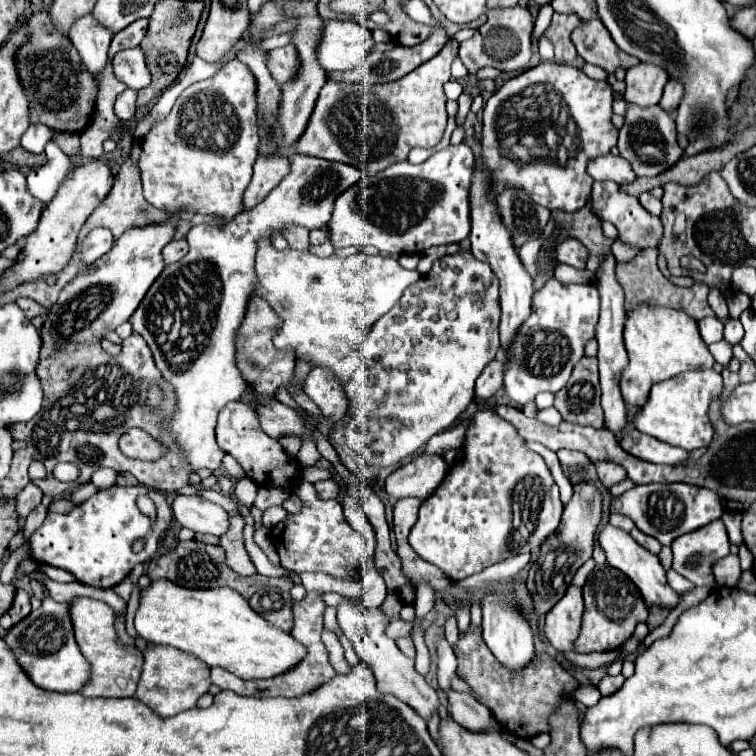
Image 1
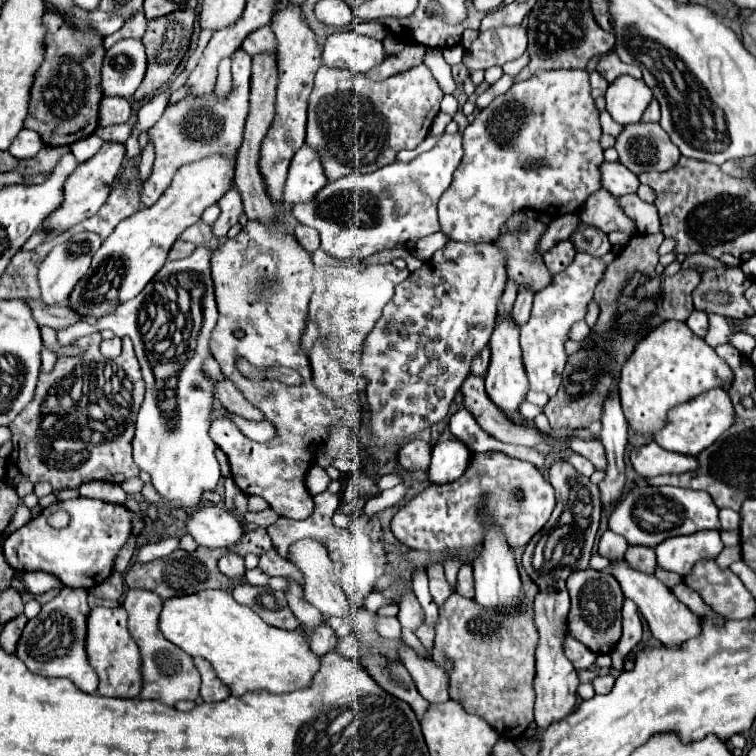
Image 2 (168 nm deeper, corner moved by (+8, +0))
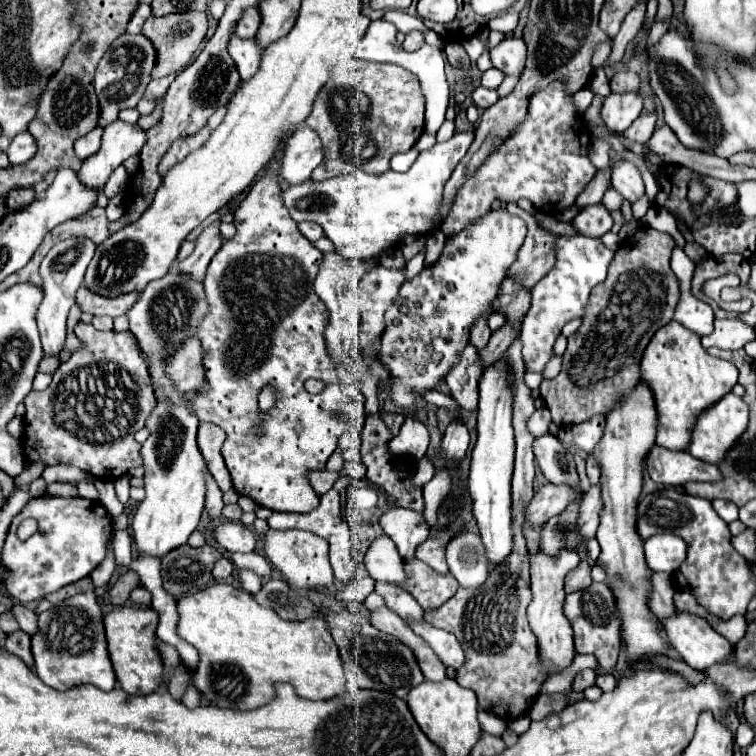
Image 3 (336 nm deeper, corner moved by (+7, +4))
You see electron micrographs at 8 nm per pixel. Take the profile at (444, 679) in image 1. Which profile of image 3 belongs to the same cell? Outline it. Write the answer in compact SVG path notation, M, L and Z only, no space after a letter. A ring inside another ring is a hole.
M393 508L383 514L379 522L383 532L395 542L403 560L413 560L417 546L429 536L429 526L423 514L405 508Z

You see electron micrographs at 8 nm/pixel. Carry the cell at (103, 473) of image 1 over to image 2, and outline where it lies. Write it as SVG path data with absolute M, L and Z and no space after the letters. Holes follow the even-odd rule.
M86 482L84 486L80 486L80 496L98 498L98 500L104 500L110 504L126 502L126 492L120 486L108 484L108 482Z

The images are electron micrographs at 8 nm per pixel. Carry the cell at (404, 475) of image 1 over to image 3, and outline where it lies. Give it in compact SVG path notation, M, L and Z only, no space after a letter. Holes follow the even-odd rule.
M407 418L401 426L401 432L389 442L389 450L395 456L411 456L421 460L429 446L429 432L423 422L415 418Z

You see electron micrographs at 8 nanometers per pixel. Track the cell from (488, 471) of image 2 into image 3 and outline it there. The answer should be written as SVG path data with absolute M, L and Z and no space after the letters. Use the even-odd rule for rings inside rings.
M543 484L535 490L531 502L525 506L525 522L529 526L543 526L551 516L561 514L575 498L575 490L569 486Z

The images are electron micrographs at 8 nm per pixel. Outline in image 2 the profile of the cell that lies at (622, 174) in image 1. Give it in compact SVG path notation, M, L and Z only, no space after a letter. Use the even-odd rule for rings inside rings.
M604 162L600 166L600 172L602 172L602 186L618 198L626 194L634 194L640 186L638 176L620 162Z

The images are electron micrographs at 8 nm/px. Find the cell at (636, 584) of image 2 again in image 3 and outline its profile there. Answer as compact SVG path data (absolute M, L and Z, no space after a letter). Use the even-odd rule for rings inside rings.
M673 612L669 618L659 620L663 634L671 648L695 670L705 670L717 662L723 662L733 646L717 634L703 618L689 612Z

